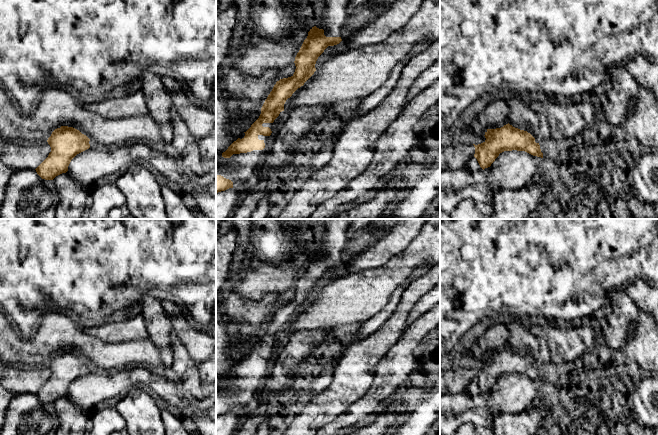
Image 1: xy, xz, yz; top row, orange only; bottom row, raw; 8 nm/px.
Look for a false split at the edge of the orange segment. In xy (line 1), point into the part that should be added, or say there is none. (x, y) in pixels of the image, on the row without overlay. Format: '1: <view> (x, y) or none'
1: none

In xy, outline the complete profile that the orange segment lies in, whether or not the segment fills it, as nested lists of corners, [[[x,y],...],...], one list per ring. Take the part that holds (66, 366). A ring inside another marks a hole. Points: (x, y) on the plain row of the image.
[[[61,350],[55,353],[47,366],[51,371],[48,381],[35,393],[45,404],[53,404],[66,397],[71,384],[79,377],[90,372],[90,363],[79,354]]]

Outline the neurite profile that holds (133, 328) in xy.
[[[137,310],[131,318],[126,320],[83,328],[83,330],[105,343],[121,343],[148,338],[143,316]]]

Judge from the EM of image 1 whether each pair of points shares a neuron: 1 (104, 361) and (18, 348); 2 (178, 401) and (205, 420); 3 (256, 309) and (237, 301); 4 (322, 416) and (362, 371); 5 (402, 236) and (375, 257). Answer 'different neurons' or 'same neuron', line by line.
1: same neuron
2: same neuron
3: same neuron
4: same neuron
5: same neuron

